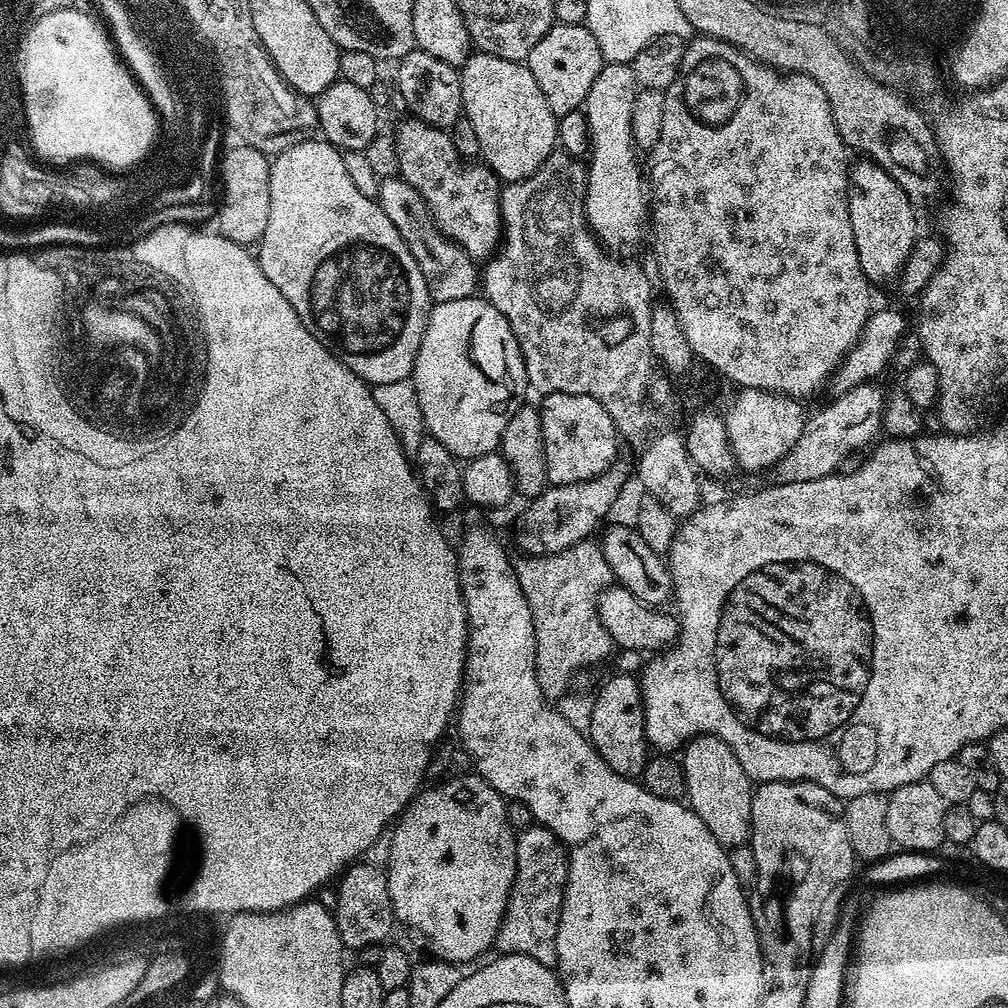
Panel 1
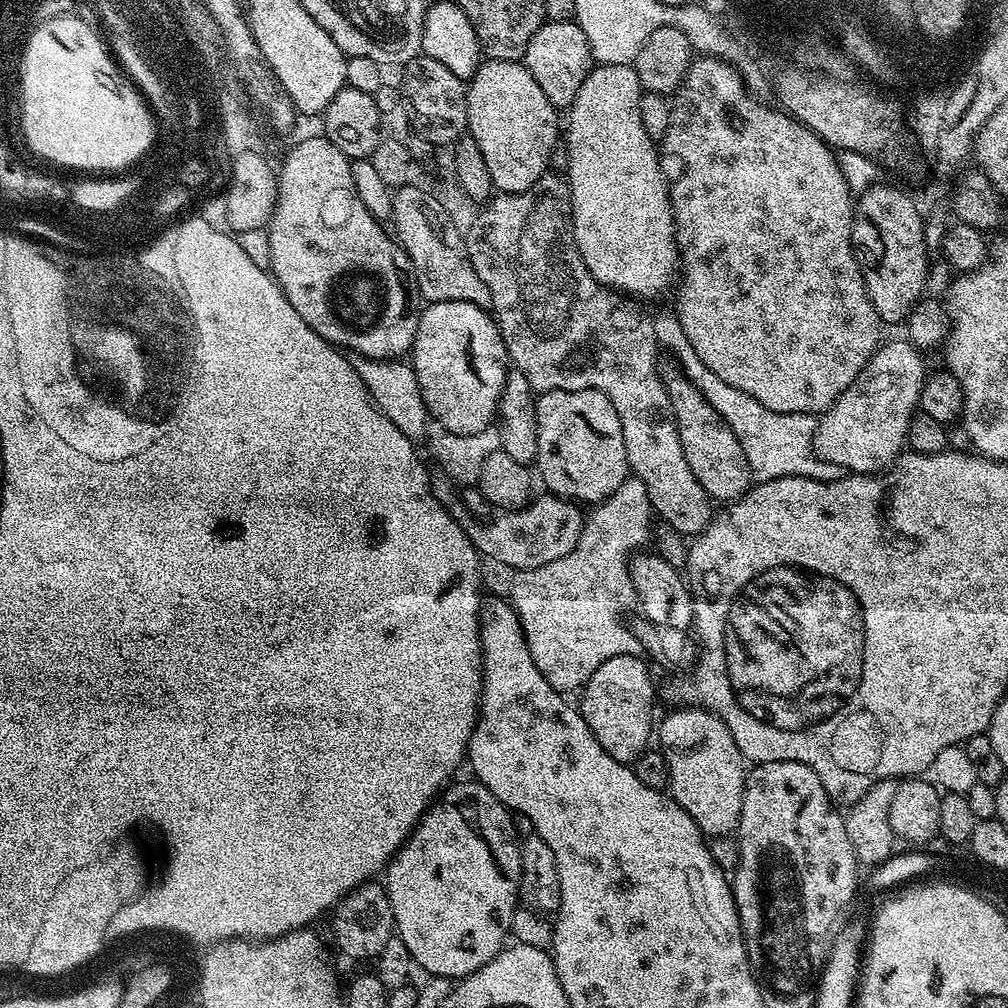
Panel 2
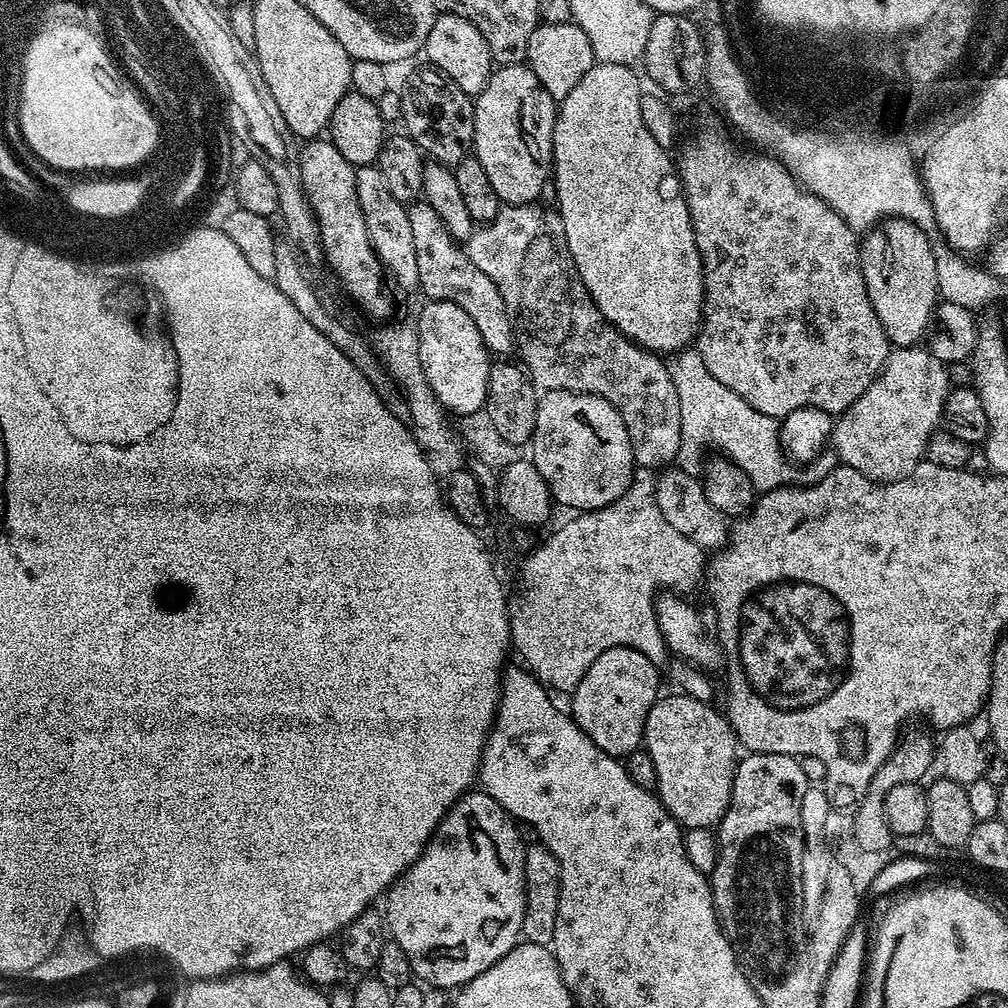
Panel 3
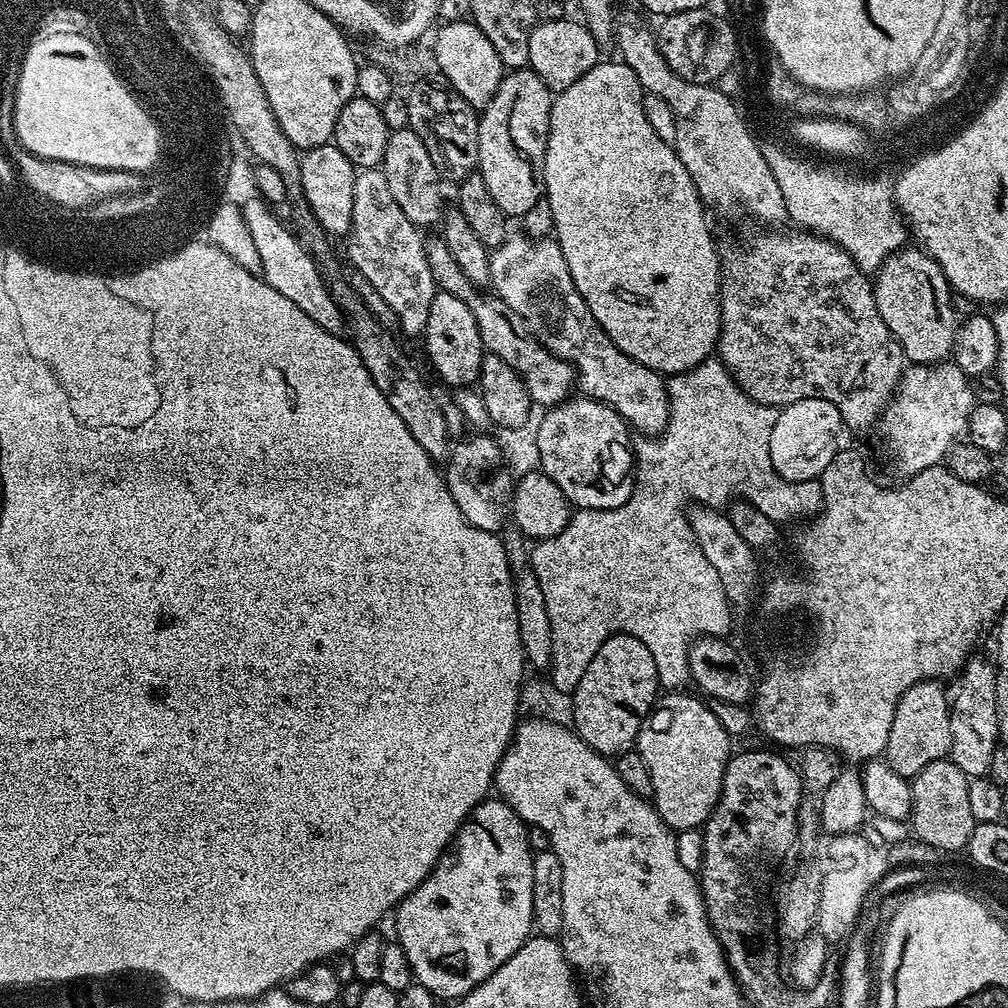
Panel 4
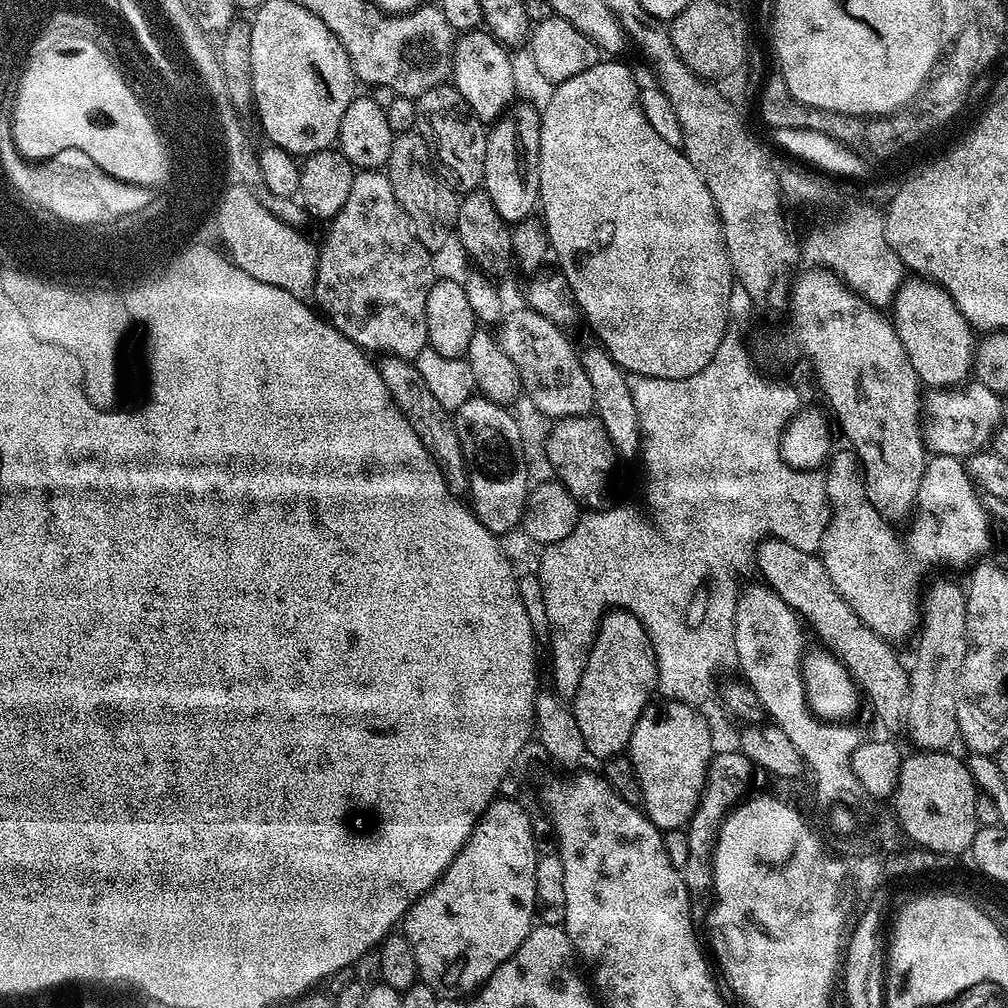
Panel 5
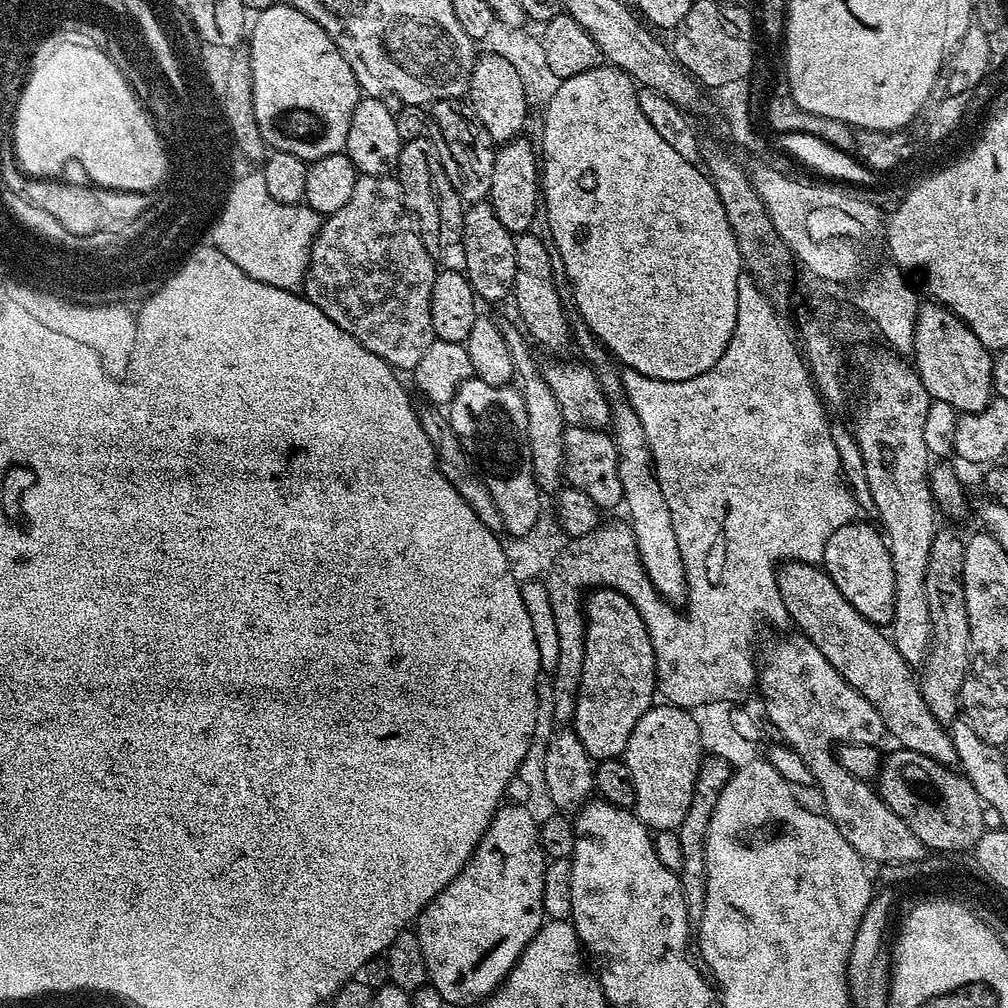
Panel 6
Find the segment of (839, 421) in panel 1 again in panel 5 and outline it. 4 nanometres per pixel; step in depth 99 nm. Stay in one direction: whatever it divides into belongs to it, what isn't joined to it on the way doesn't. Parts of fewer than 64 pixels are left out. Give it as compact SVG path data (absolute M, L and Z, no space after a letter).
M975 382L929 391L922 400L922 437L925 445L937 456L967 458L973 452L981 451L1002 423L1000 401L1001 397L995 392Z

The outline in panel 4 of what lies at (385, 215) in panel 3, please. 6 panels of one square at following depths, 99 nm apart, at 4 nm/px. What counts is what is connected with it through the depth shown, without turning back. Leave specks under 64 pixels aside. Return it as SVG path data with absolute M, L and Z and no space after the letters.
M380 168L359 169L354 178L354 214L346 237L348 256L396 315L401 330L416 337L424 331L426 318L430 318L430 302L438 291L430 262L426 262L425 237L420 232L418 225L402 214L402 206L398 206L386 183L386 174Z

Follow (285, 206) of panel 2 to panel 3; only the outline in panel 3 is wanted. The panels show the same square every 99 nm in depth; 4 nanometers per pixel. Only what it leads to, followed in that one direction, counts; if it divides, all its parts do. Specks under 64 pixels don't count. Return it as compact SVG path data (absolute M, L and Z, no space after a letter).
M312 138L299 149L298 163L302 170L302 182L308 195L310 206L316 215L316 225L320 228L320 244L324 248L323 263L340 279L344 292L377 322L384 322L392 315L392 300L384 289L386 273L370 246L370 236L366 234L366 218L362 218L362 206L358 206L356 193L356 168L332 145L327 138Z

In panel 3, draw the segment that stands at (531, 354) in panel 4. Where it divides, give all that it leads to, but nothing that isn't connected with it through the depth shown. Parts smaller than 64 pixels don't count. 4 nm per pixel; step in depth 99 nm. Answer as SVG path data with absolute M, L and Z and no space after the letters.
M423 198L409 203L407 210L414 238L414 258L418 258L419 291L425 292L428 300L445 300L454 302L454 306L462 306L462 310L470 314L474 326L478 326L478 334L482 334L482 342L489 353L507 357L508 351L511 353L514 348L512 327L506 314L506 302L502 302L502 294L498 294L494 282L470 262L467 251L451 236L446 223Z

